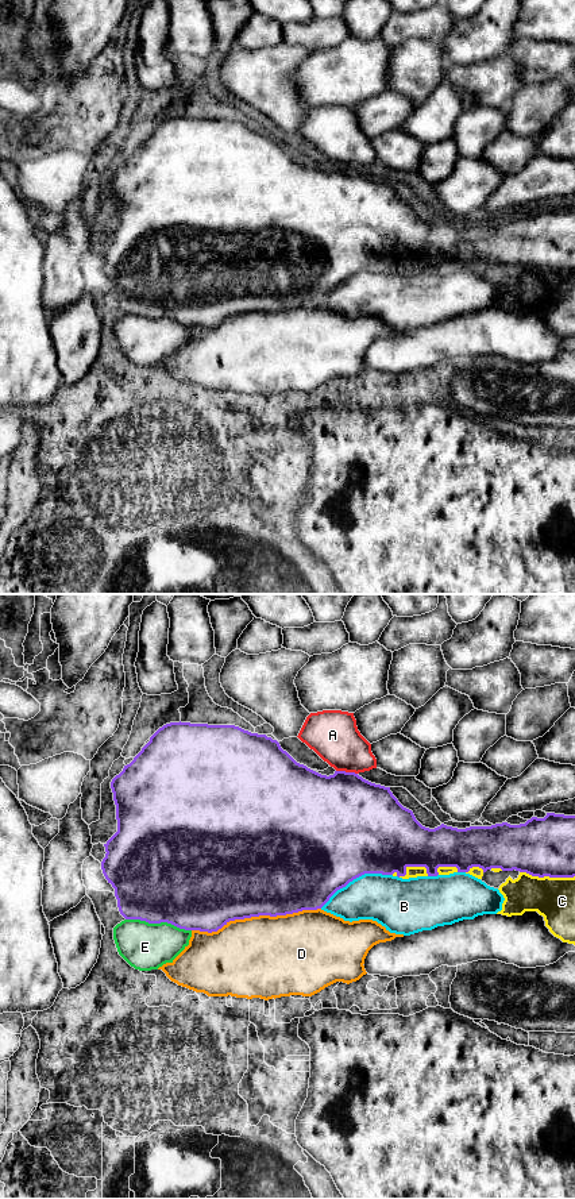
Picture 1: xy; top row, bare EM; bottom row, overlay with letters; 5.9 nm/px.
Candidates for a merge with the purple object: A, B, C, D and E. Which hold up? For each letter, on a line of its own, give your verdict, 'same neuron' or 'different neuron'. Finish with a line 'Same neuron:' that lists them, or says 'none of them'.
A: different neuron
B: same neuron
C: different neuron
D: different neuron
E: different neuron
Same neuron: B

